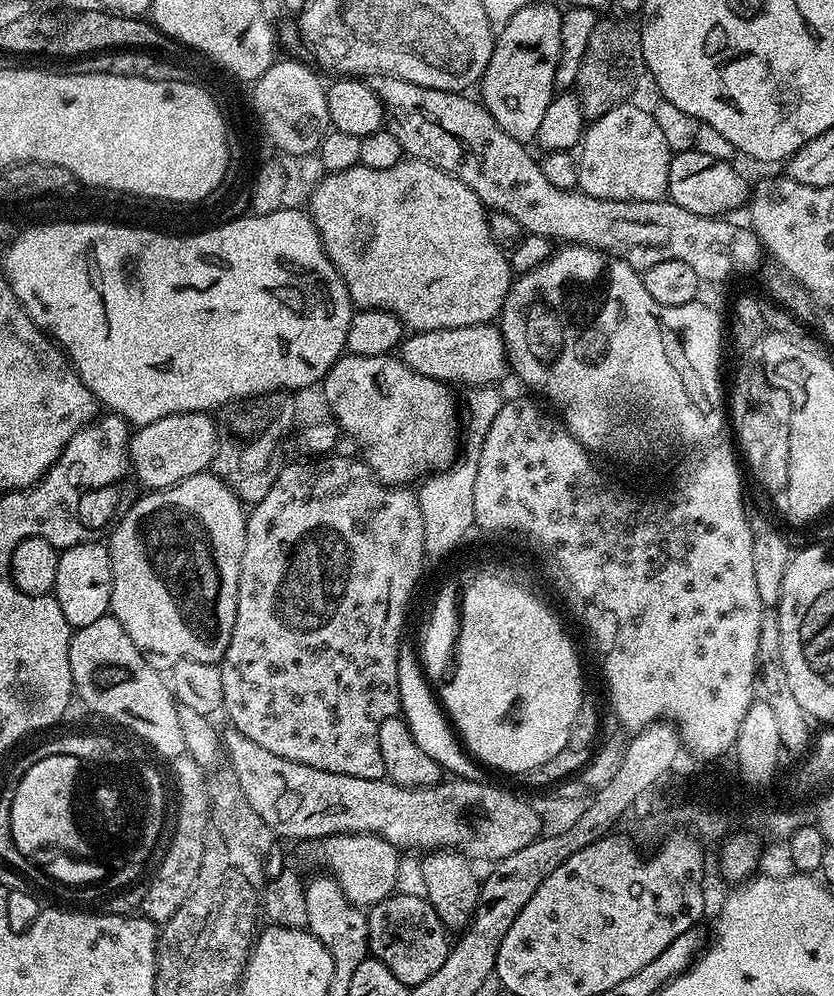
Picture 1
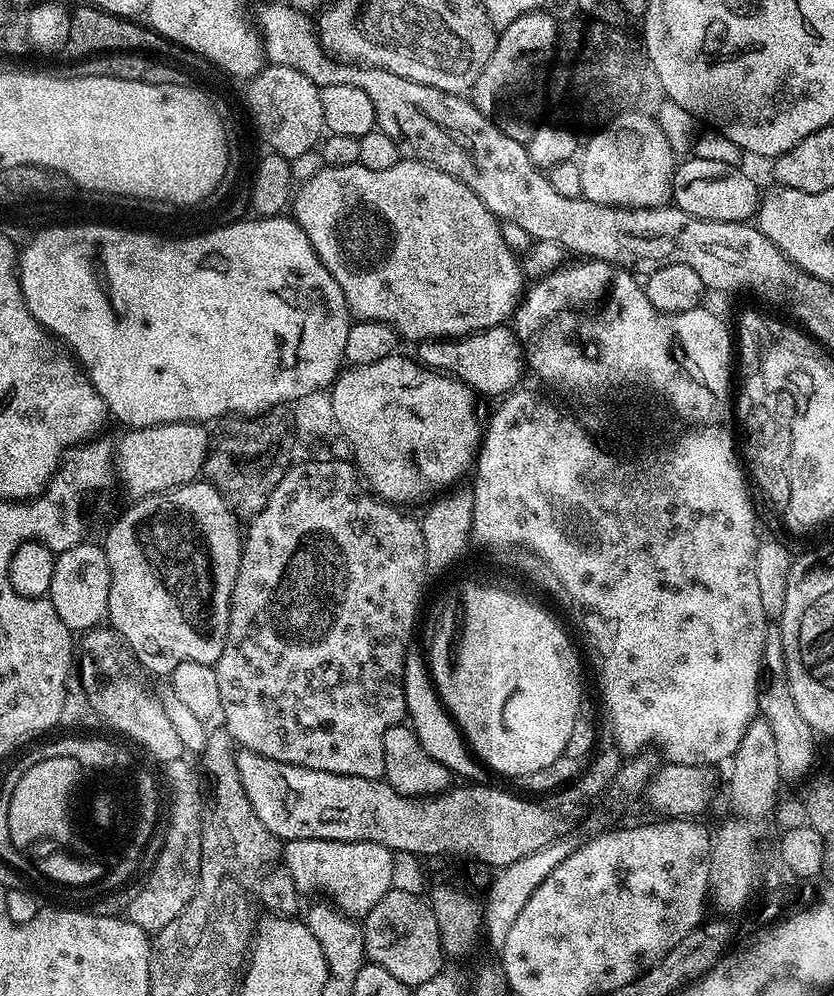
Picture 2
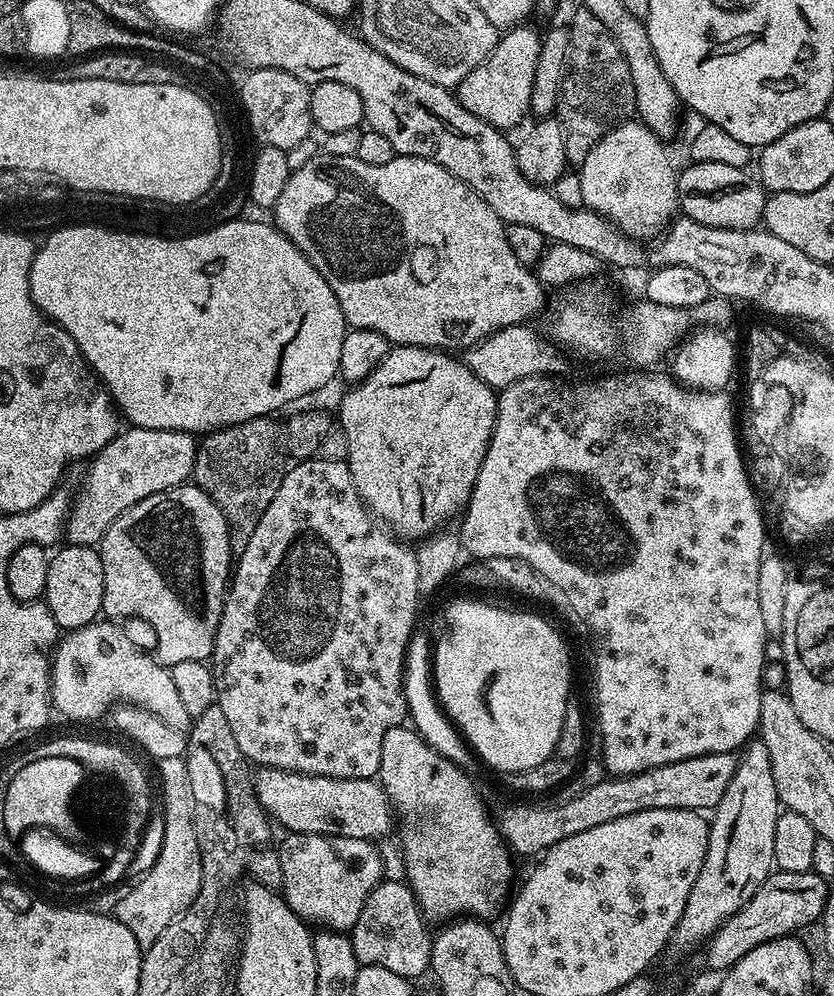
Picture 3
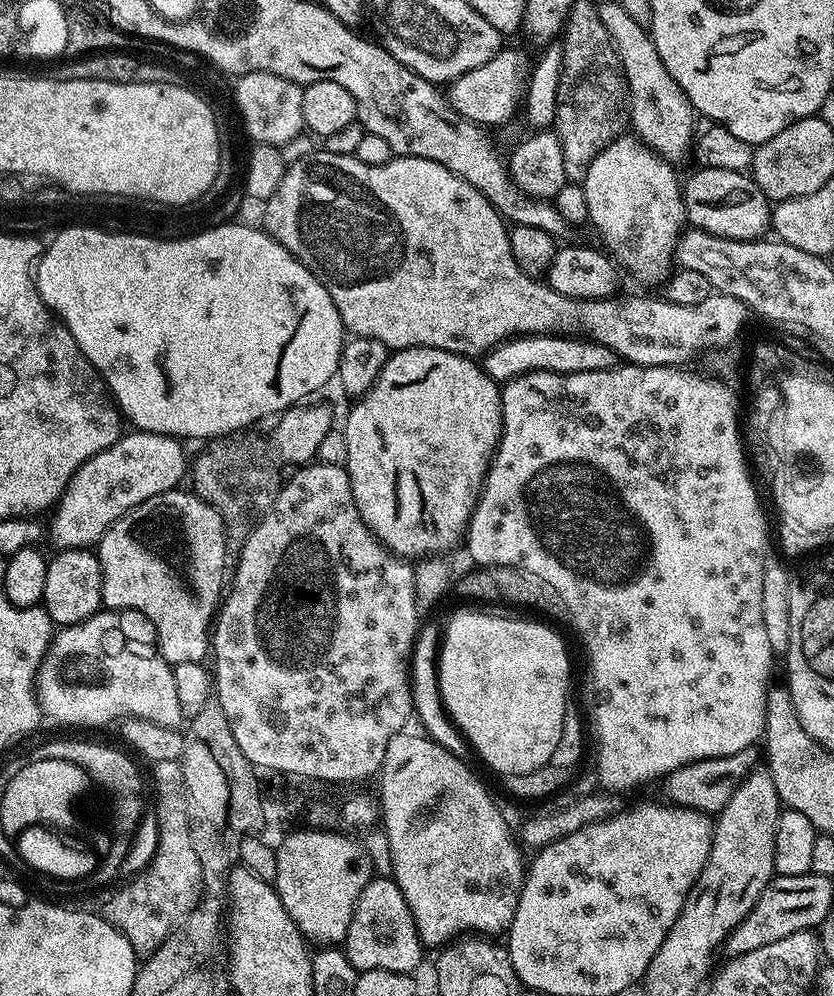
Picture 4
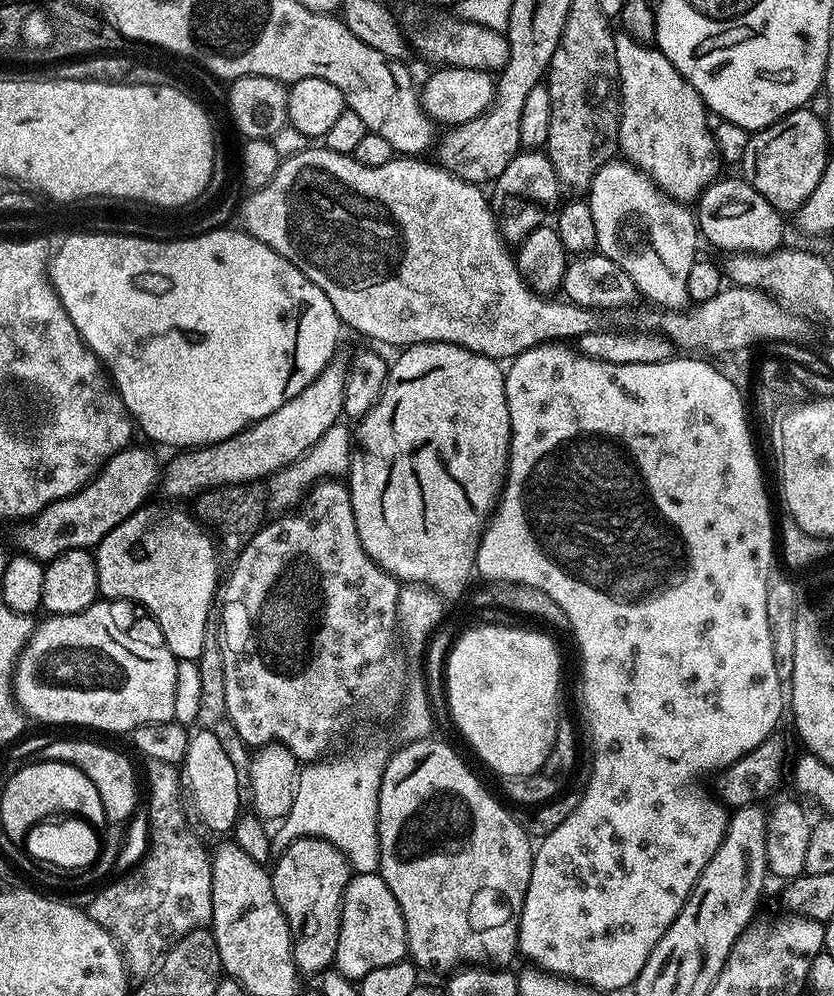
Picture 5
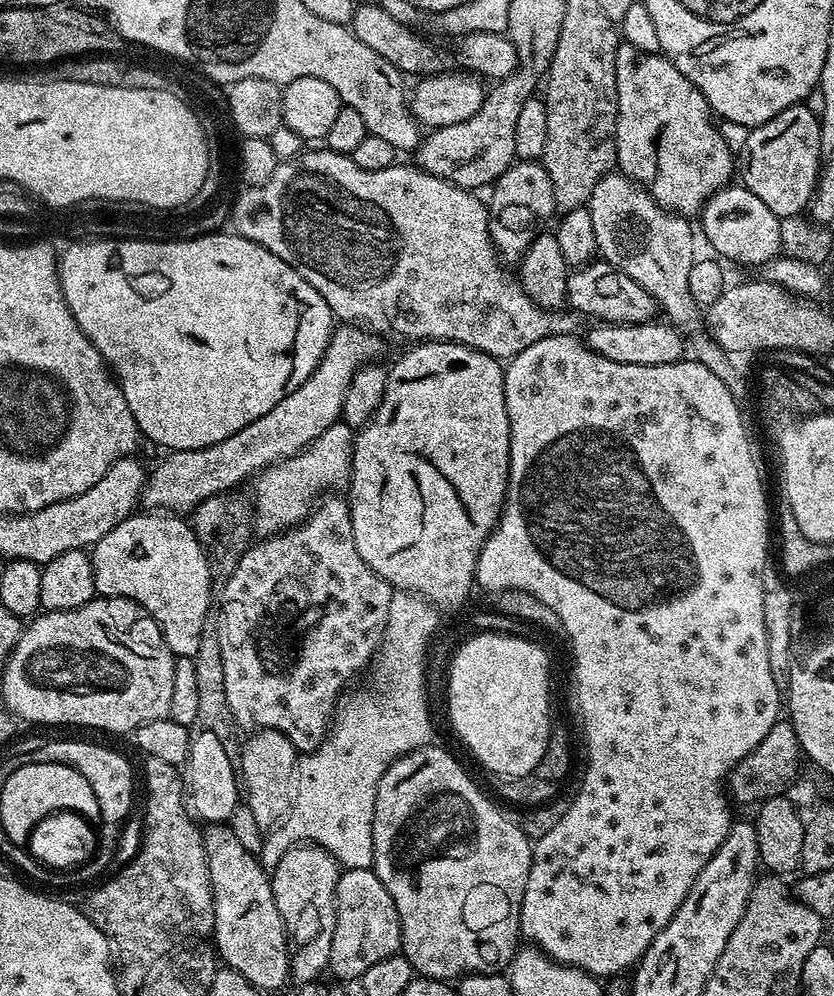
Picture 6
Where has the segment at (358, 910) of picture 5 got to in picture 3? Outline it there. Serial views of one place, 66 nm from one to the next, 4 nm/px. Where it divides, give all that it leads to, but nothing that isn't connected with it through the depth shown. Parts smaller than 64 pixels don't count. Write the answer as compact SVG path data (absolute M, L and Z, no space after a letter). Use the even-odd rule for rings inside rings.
M381 879L375 890L366 898L366 906L362 906L362 914L358 914L358 922L350 933L356 961L362 966L386 966L386 970L394 970L394 974L417 978L416 976L422 975L423 972L427 973L432 963L433 937L430 932L428 936L427 927L429 928L429 925L420 911L420 904L407 883L403 879Z

